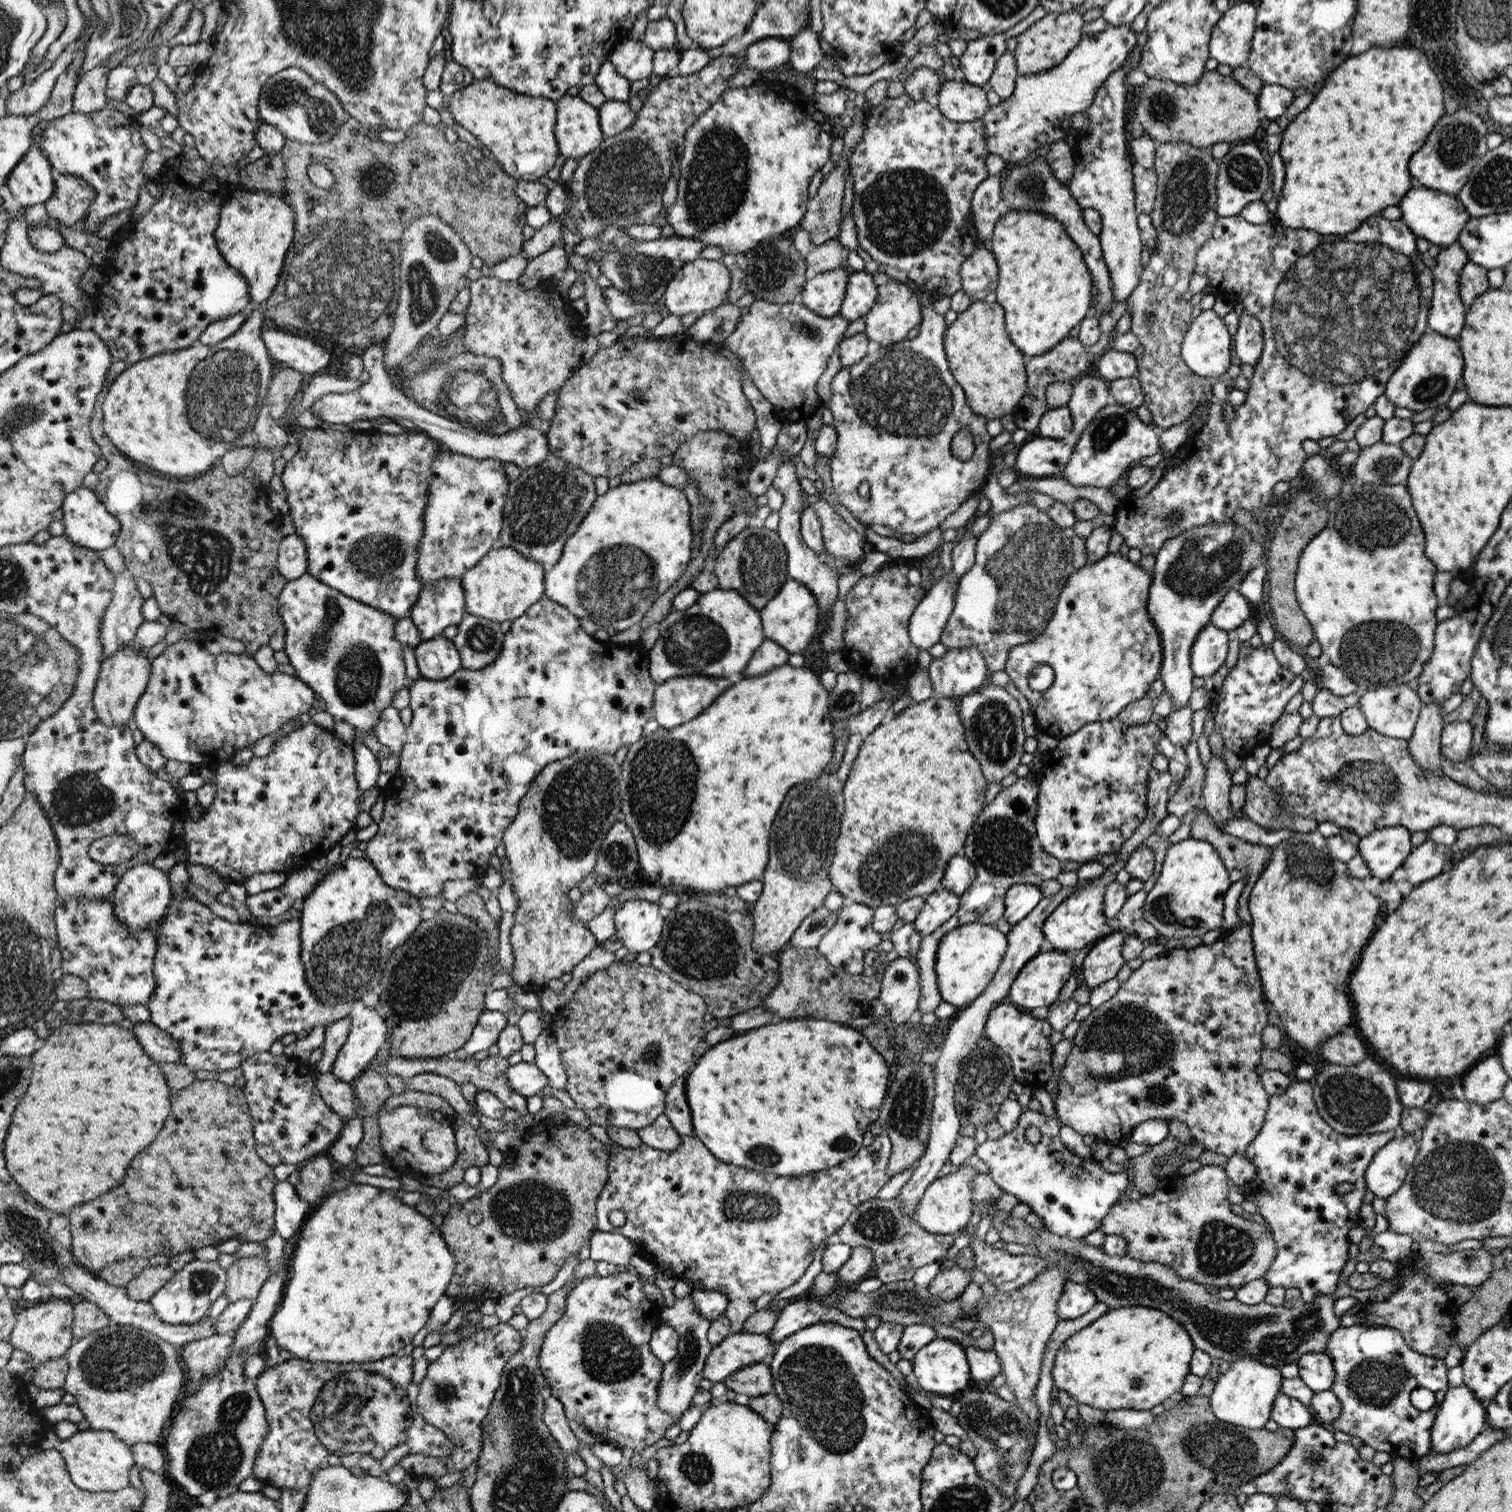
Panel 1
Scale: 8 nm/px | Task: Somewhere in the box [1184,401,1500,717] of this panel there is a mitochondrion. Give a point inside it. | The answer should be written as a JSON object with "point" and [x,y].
{"point":[1376,650]}

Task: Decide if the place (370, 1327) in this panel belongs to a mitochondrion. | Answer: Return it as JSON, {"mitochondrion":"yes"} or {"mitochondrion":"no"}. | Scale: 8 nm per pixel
{"mitochondrion":"no"}

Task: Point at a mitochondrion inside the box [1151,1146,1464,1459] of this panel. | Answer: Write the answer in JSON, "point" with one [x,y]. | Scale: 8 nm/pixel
{"point":[1375,1381]}

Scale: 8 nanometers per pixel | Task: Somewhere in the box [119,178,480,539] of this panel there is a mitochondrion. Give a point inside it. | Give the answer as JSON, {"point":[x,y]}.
{"point":[326,285]}

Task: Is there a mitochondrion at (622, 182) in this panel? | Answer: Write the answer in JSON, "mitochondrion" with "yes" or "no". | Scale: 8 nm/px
{"mitochondrion":"yes"}

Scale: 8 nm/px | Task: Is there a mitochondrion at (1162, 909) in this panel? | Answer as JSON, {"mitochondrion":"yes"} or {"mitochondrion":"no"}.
{"mitochondrion":"yes"}

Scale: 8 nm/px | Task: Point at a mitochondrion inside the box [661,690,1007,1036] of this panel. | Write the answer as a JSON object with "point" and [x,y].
{"point":[802,841]}

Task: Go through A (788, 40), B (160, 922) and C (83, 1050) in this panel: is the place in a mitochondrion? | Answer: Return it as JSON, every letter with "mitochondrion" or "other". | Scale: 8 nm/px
{"A":"other","B":"other","C":"other"}

